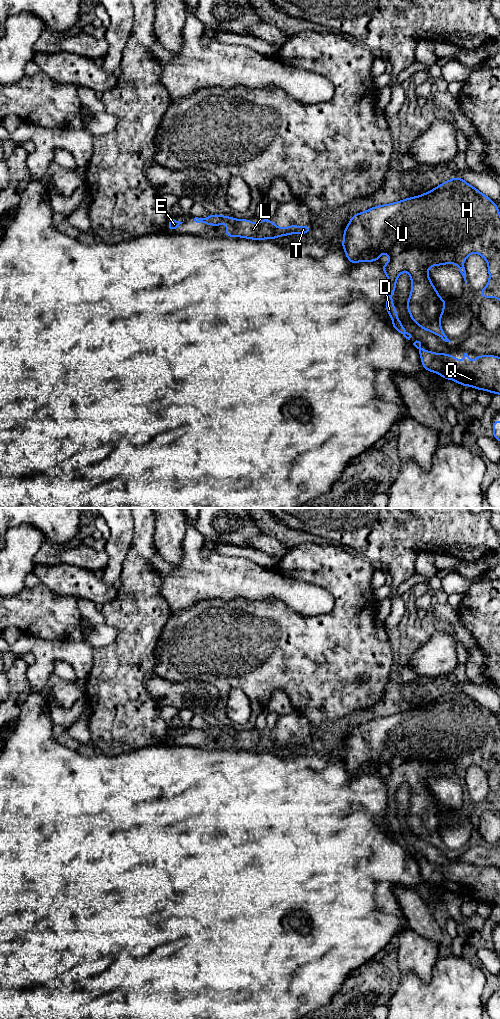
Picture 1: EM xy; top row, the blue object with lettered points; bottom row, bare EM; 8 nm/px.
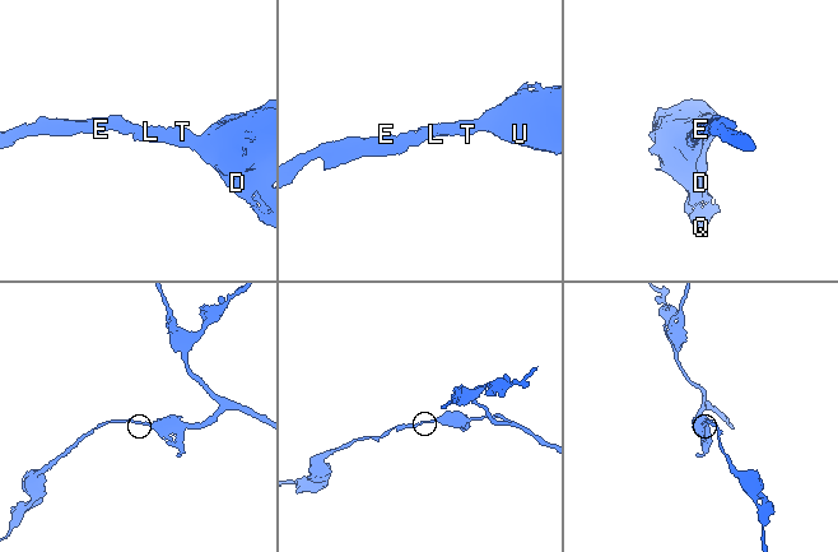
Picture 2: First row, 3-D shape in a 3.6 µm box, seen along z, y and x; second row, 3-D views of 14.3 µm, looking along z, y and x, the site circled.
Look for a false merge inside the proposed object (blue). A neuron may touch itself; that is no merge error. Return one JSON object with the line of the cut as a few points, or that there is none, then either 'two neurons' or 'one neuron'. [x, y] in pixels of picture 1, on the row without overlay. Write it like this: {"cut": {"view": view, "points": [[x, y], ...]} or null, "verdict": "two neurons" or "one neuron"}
{"cut": null, "verdict": "one neuron"}

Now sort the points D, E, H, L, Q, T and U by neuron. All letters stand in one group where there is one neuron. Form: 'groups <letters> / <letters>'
groups D E H L Q T U

